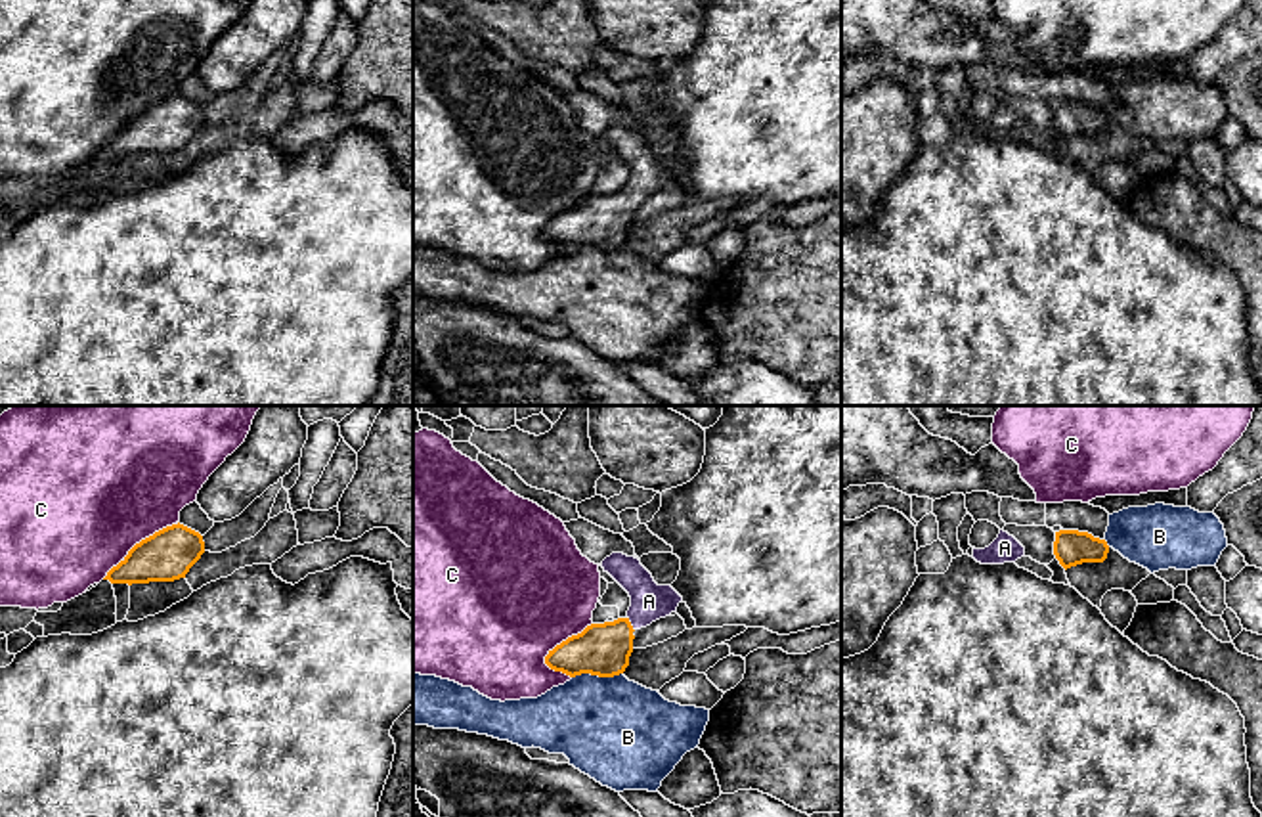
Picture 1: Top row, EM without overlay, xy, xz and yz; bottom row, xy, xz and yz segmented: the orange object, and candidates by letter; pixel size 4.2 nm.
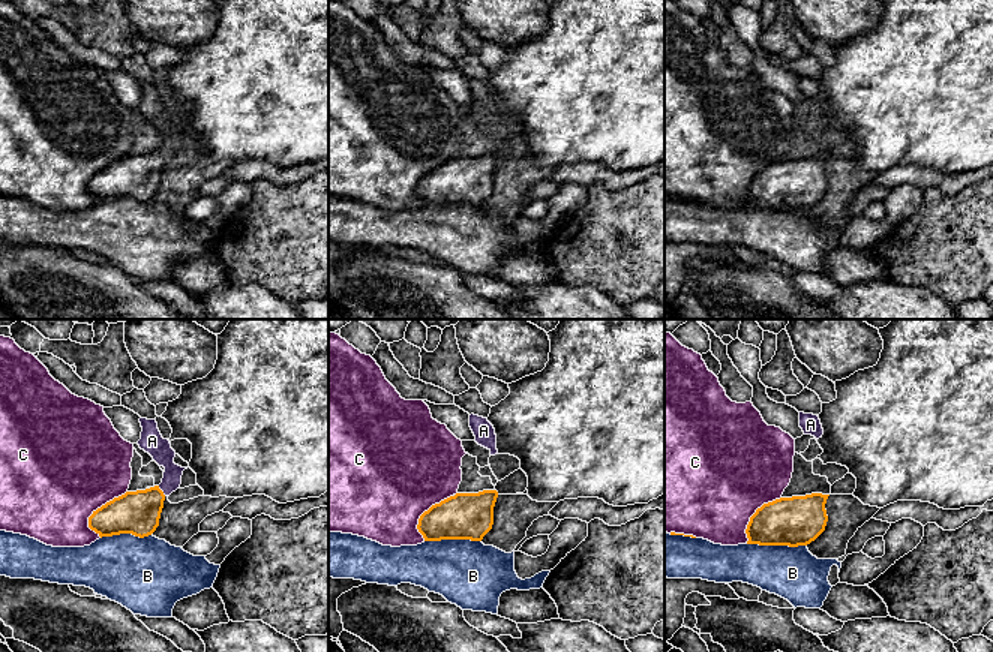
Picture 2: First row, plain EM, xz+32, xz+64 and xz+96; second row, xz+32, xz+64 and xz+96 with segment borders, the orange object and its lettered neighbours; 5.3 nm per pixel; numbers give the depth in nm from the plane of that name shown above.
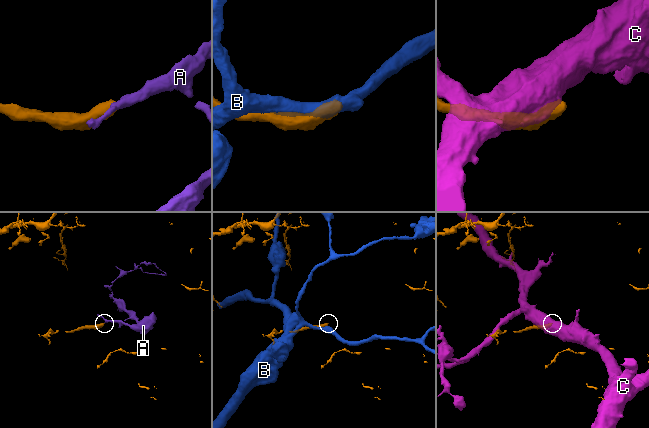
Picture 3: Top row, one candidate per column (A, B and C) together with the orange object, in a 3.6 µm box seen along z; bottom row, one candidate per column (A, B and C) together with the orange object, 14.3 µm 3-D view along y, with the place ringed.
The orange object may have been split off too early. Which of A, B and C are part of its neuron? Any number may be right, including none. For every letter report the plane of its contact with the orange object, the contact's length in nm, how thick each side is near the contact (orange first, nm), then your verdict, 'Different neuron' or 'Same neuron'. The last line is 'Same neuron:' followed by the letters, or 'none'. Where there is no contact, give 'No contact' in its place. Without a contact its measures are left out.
A: Touches orange in xz. Shared border 70 nm. Thickness 220 nm (orange) against 160 nm. Same neuron
B: Touches orange in xz. Shared border 220 nm. Thickness 220 nm (orange) against 440 nm. Different neuron
C: Touches orange in xy. Shared border 400 nm. Thickness 220 nm (orange) against 500 nm. Different neuron
Same neuron: A

